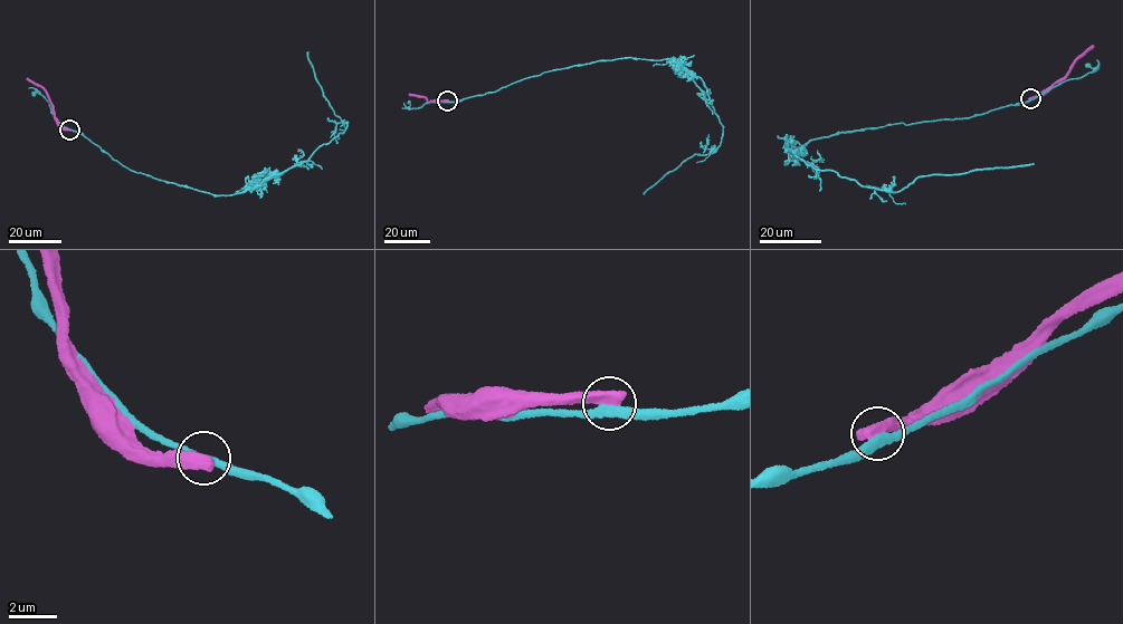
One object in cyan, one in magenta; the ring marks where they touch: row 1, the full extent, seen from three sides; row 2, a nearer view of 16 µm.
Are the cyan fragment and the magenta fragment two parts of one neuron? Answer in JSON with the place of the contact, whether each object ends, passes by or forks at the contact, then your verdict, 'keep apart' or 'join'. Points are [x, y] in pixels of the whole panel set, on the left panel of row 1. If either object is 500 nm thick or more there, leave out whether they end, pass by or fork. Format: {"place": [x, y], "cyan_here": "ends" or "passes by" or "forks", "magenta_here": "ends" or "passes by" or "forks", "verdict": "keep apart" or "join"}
{"place": [69, 130], "verdict": "keep apart"}

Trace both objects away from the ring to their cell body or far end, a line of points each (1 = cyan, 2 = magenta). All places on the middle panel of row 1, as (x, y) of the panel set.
1: (447, 101), (598, 60), (668, 58), (702, 79), (723, 126), (721, 142), (686, 160), (644, 194)
2: (447, 101), (428, 101), (409, 95)

